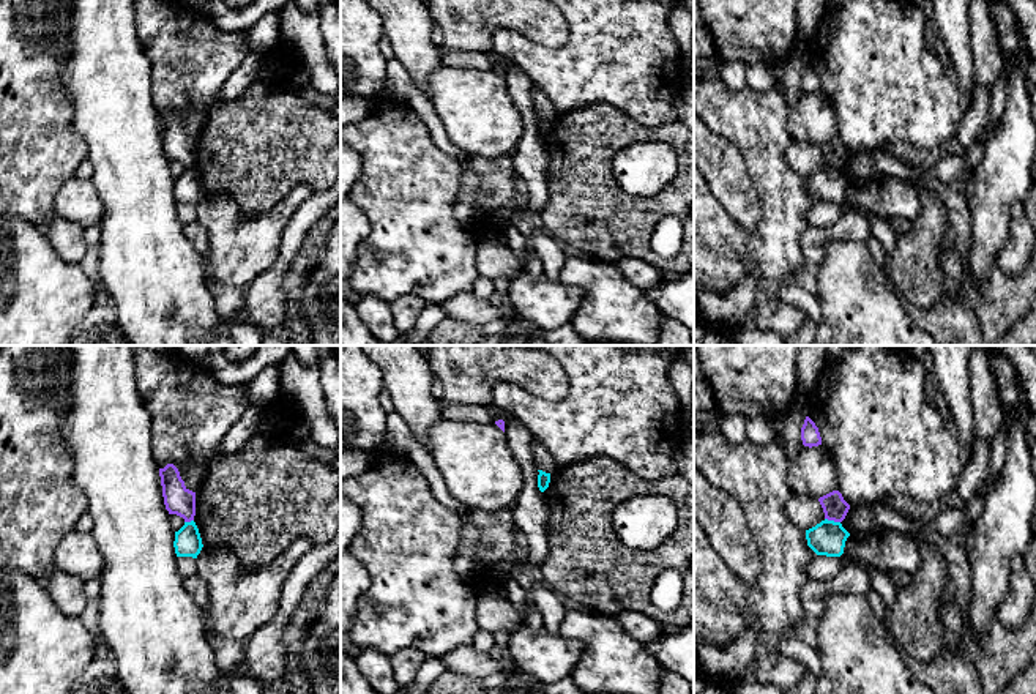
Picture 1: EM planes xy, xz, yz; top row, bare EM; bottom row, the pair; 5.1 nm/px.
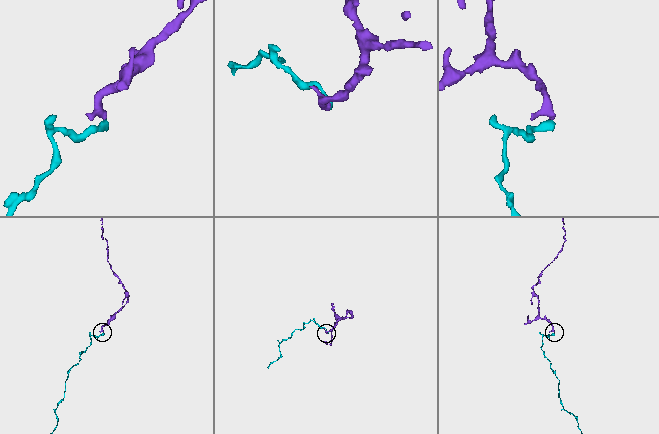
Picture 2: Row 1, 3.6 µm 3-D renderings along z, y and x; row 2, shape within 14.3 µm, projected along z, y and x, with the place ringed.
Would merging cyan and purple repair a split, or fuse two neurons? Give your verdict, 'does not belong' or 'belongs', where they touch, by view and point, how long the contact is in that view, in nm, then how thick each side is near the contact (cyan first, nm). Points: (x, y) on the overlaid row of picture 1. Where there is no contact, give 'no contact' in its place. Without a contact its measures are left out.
does not belong; meets cyan in yz at (833, 521); contact 80 nm long; 180 nm thick on the cyan side, 120 nm on the other

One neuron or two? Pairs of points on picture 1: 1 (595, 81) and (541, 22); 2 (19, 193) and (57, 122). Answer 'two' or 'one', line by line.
1: two
2: one

